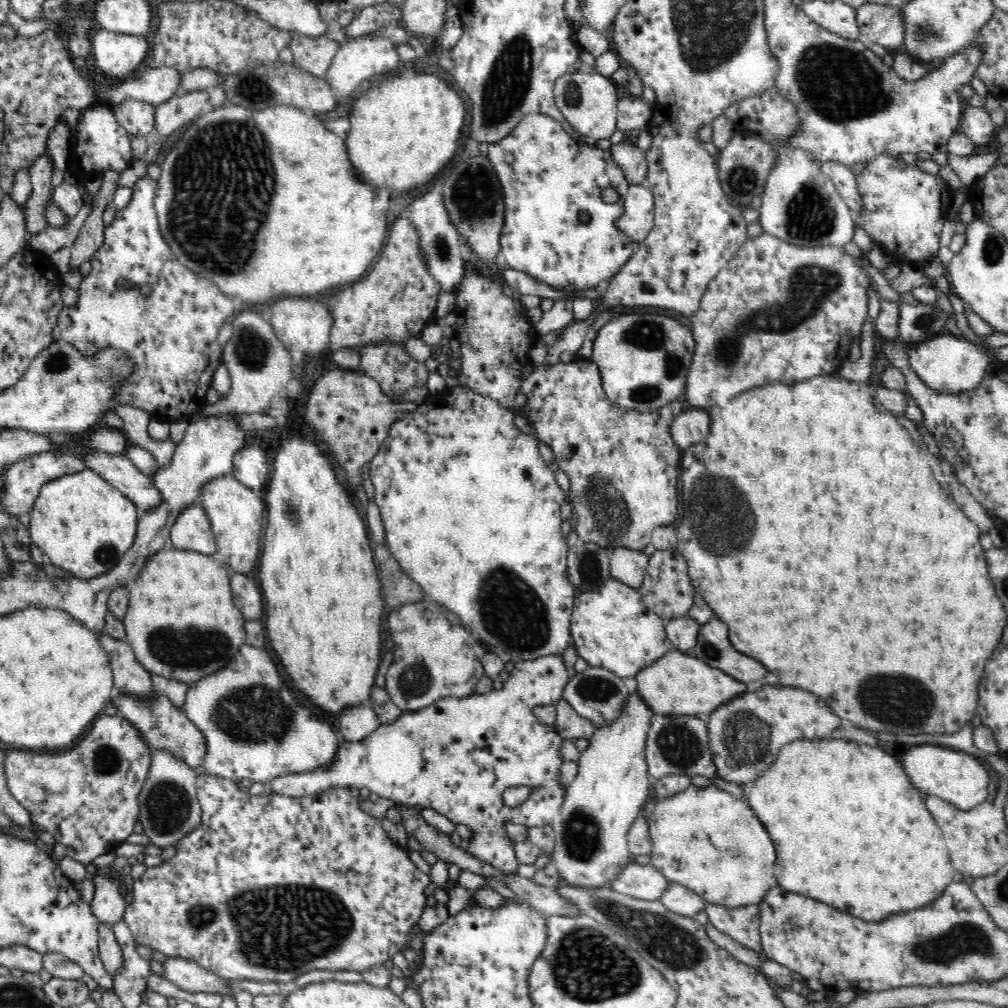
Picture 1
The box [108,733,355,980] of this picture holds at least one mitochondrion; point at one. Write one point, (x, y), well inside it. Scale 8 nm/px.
(168, 805)

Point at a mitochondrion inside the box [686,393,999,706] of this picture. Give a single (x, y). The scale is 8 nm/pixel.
(727, 521)

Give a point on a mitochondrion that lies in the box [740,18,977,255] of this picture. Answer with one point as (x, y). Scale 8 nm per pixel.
(838, 83)

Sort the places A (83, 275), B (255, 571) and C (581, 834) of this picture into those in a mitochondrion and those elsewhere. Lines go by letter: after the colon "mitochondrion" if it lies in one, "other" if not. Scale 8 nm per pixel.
A: other
B: other
C: mitochondrion

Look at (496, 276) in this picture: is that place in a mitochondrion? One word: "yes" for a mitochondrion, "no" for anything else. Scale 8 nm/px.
no

